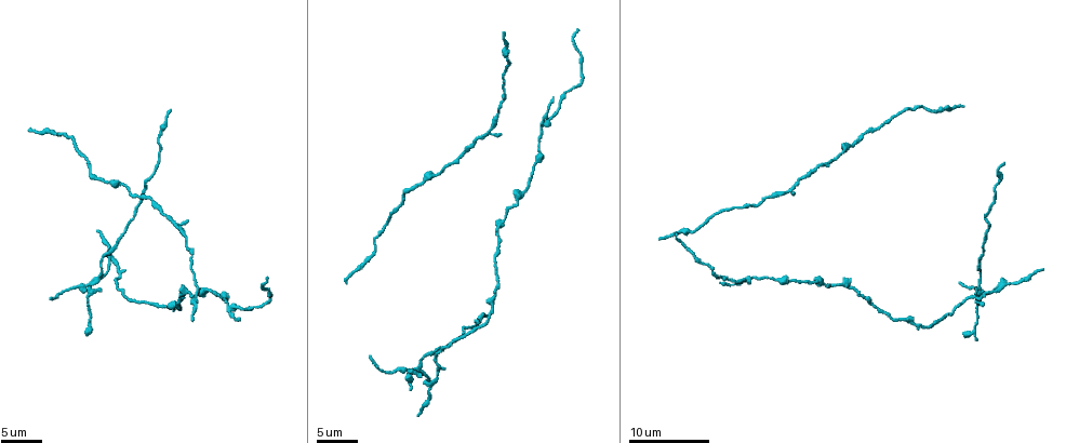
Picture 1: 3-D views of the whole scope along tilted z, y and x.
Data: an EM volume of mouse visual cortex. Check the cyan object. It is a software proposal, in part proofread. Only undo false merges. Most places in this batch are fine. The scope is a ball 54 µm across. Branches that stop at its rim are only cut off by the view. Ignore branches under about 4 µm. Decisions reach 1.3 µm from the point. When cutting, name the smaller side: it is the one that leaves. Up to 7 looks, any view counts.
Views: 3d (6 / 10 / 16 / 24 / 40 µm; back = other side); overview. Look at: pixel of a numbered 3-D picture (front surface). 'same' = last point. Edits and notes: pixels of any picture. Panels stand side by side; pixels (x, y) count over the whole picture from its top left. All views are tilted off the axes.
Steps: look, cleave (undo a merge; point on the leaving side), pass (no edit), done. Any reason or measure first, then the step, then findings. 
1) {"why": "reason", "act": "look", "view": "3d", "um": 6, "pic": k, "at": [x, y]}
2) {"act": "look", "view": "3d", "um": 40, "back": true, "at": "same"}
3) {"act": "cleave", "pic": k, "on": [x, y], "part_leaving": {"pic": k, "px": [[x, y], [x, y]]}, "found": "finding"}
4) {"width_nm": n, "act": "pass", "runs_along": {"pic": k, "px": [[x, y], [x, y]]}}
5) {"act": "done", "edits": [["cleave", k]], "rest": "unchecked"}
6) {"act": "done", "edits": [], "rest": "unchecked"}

{"why": "four arms meet", "act": "look", "view": "3d", "um": 10, "pic": 1, "at": [748, 282]}

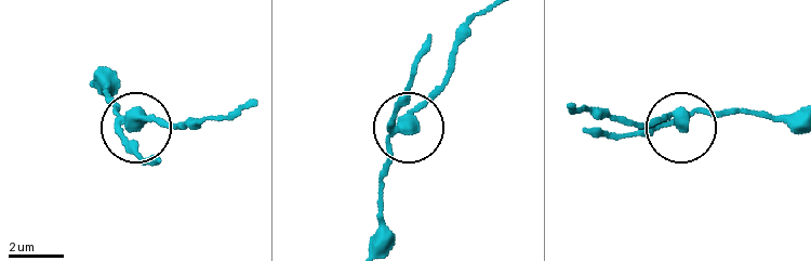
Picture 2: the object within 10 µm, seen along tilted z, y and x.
{"act": "look", "view": "3d", "um": 6, "pic": 2, "at": [127, 127]}

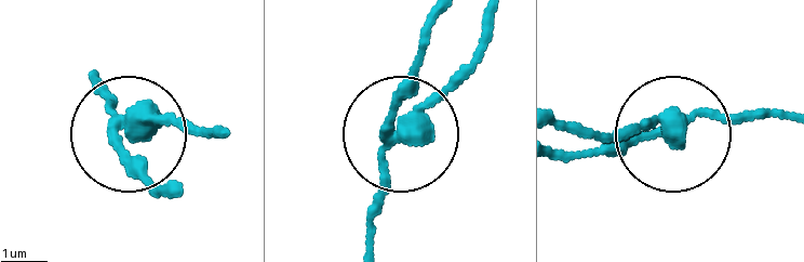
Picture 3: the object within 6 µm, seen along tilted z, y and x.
{"width_nm": 310, "act": "pass", "runs_along": {"pic": 3, "px": [[784, 117], [702, 112], [622, 135], [592, 131]]}, "found": "continuous, no second cell"}

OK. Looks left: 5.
{"act": "look", "view": "3d", "um": 6, "pic": 1, "at": [698, 230]}

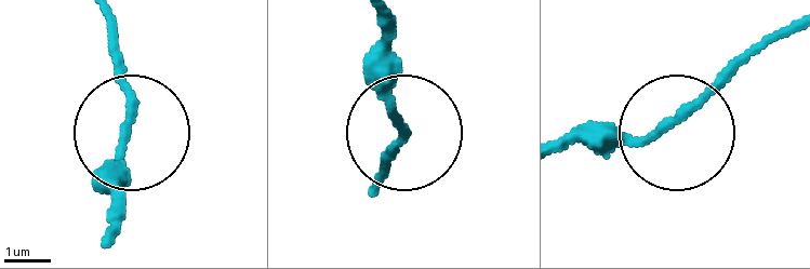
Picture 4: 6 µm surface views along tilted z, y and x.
{"side_arm_um": 5, "act": "pass", "found": "continuous, no second cell"}

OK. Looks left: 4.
{"why": "thick turns thin", "act": "look", "view": "3d", "um": 10, "pic": 1, "at": [493, 126]}

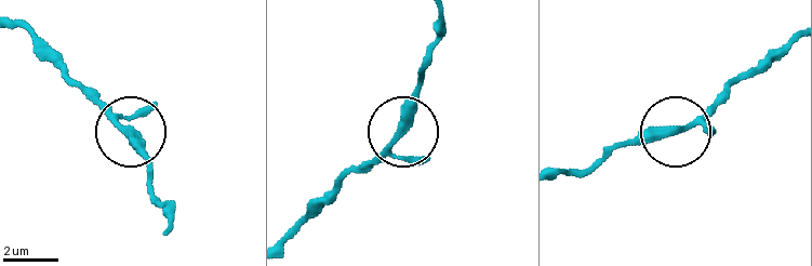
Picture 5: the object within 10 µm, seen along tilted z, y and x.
{"act": "look", "view": "3d", "um": 6, "pic": 5, "at": [127, 128]}

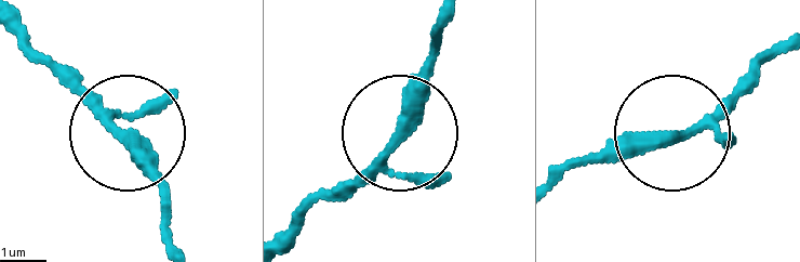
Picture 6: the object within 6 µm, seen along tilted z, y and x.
{"width_nm": 230, "act": "pass", "found": "continuous, no second cell"}

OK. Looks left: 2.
{"why": "two arms in line, one across", "act": "look", "view": "3d", "um": 6, "pic": 1, "at": [418, 368]}

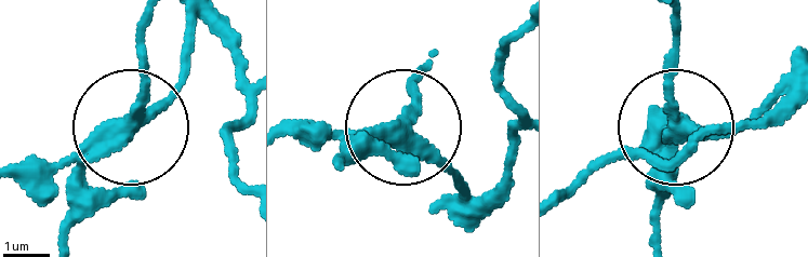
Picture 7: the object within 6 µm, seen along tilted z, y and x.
{"act": "look", "view": "3d", "um": 6, "back": true, "pic": 7, "at": [393, 131]}

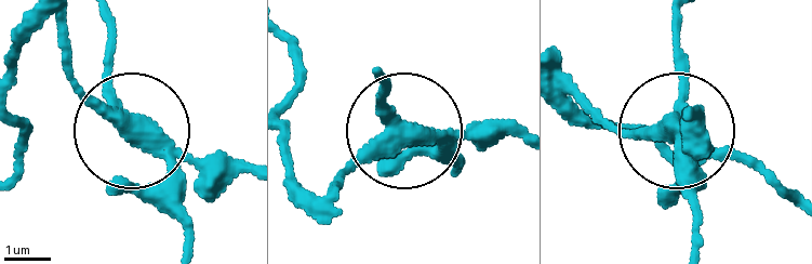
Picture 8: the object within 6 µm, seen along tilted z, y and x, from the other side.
{"act": "cleave", "pic": 8, "on": [120, 192], "part_leaving": {"pic": 8, "px": [[143, 131], [111, 81], [111, 17]]}, "found": "two cells meet here"}

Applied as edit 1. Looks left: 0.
{"act": "done", "edits": [["cleave", 8]], "rest": "unchecked"}

